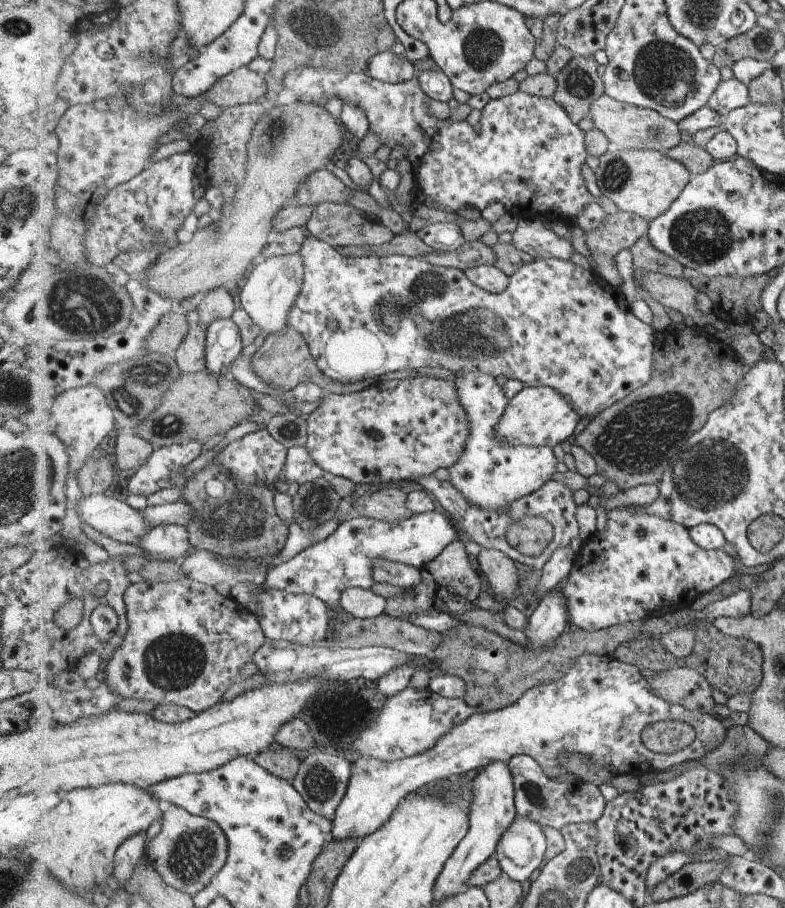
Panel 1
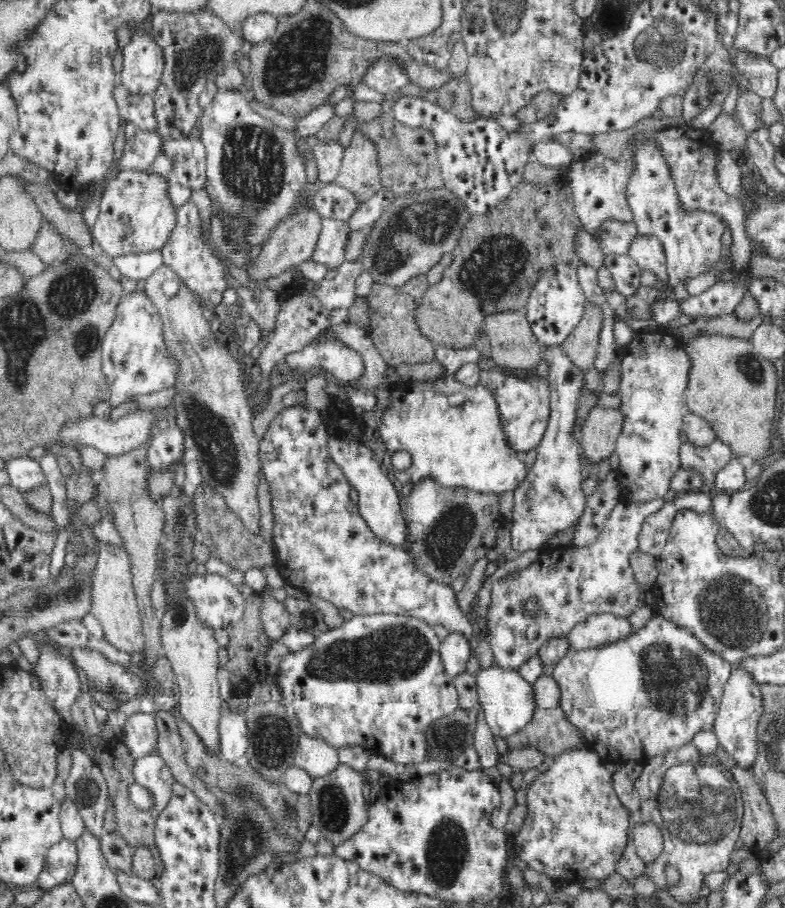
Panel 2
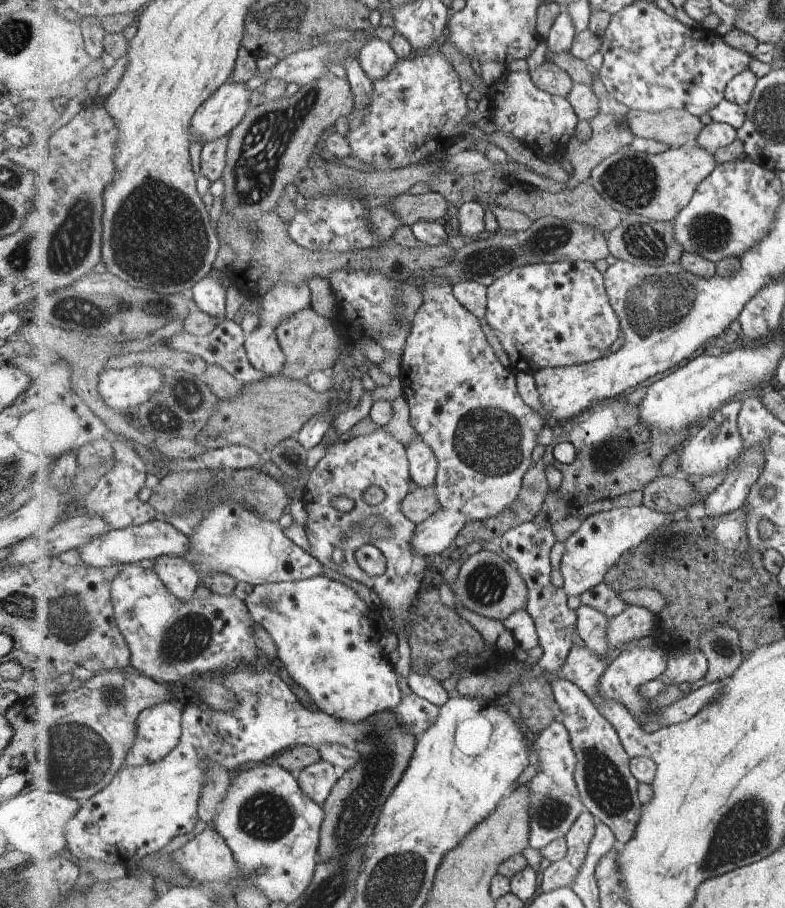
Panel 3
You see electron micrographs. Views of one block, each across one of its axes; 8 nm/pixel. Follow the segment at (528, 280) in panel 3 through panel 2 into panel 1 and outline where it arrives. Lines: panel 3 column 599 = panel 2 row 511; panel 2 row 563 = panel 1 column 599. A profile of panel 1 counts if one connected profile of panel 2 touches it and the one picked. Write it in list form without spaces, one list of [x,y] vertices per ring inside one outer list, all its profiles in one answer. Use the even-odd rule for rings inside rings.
[[[309,234],[307,240],[300,250],[305,264],[304,281],[301,292],[289,312],[287,324],[289,328],[304,335],[307,344],[310,346],[311,354],[317,362],[317,366],[329,378],[349,384],[349,382],[359,382],[368,378],[378,378],[387,372],[397,372],[397,370],[417,370],[423,366],[442,366],[455,372],[473,372],[481,370],[485,374],[492,374],[493,378],[501,375],[501,378],[518,379],[527,388],[538,386],[551,387],[565,396],[565,400],[571,404],[577,414],[582,416],[583,422],[594,419],[620,400],[627,398],[629,394],[635,392],[637,388],[645,386],[651,382],[653,374],[653,353],[655,352],[655,330],[652,325],[643,322],[632,311],[631,304],[625,300],[625,296],[618,287],[614,287],[606,281],[599,273],[590,269],[585,269],[579,264],[575,264],[570,259],[537,259],[535,262],[523,266],[517,274],[510,276],[511,282],[505,292],[492,293],[473,284],[468,280],[465,271],[453,267],[443,267],[431,265],[420,257],[407,257],[401,255],[391,255],[385,257],[350,257],[337,253],[335,248],[329,243]]]

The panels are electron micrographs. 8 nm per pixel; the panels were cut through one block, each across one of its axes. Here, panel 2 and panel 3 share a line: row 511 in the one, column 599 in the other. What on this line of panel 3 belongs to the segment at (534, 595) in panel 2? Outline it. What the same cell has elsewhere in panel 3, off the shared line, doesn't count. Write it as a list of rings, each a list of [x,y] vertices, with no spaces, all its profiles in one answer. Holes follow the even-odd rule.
[[[583,604],[576,613],[578,640],[586,643],[597,656],[605,656],[608,652],[608,634],[612,618]]]

